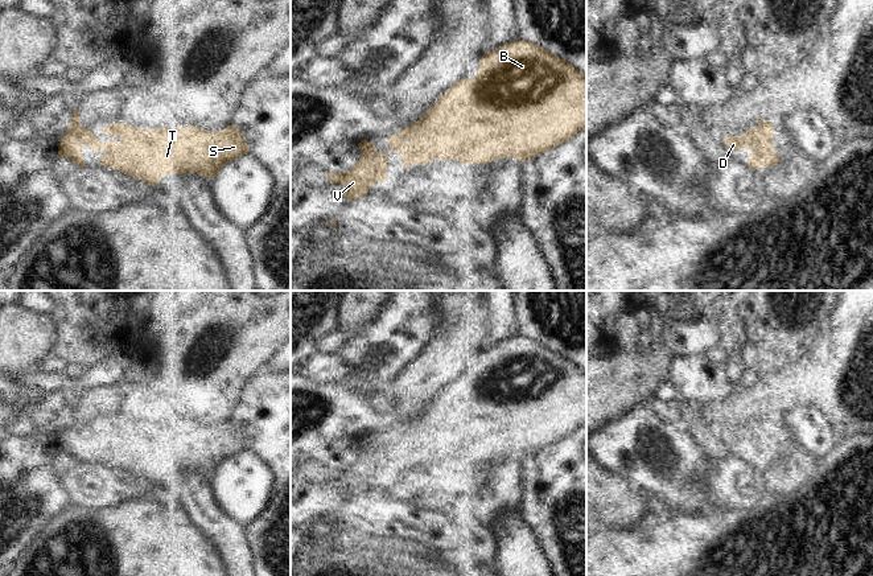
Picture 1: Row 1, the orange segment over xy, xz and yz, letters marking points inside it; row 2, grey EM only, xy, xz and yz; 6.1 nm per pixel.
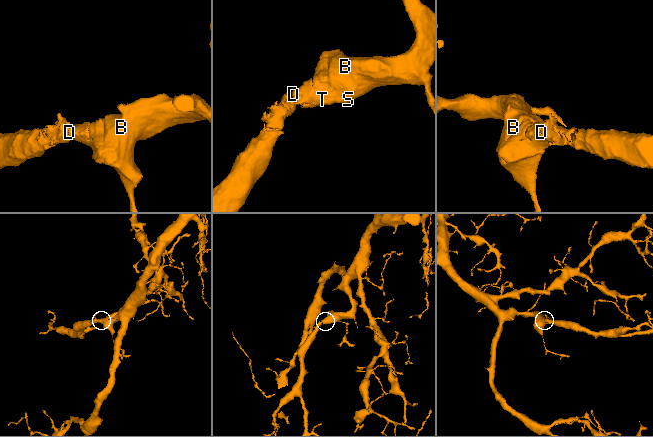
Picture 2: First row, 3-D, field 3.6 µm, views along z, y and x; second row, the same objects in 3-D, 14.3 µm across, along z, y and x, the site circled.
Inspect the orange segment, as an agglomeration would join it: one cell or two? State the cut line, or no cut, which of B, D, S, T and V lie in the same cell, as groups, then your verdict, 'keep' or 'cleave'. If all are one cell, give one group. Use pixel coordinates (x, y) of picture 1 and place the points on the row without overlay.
no cut; B D S T V; keep

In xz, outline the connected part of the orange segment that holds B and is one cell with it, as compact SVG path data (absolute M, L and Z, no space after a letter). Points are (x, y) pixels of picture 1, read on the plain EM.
M524 336L485 349L477 371L460 375L429 402L428 408L387 436L392 448L403 453L402 462L425 461L432 456L456 456L464 460L489 460L512 453L518 457L534 454L573 435L586 424L586 371L568 357Z

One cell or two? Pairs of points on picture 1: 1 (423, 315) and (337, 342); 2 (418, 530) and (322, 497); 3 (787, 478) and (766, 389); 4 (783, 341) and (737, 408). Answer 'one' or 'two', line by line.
1: two
2: one
3: one
4: two

